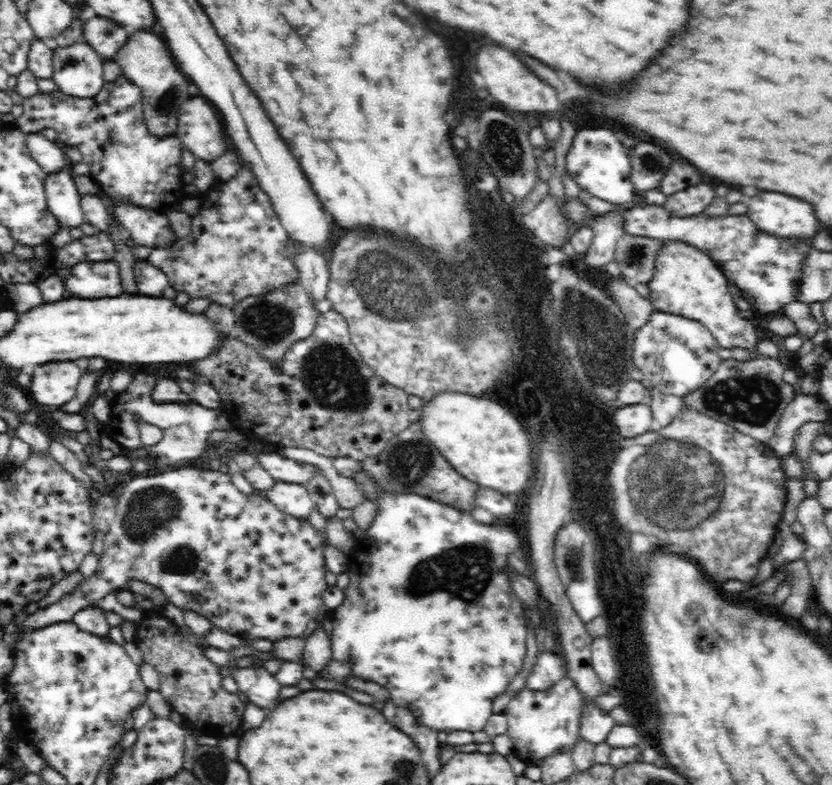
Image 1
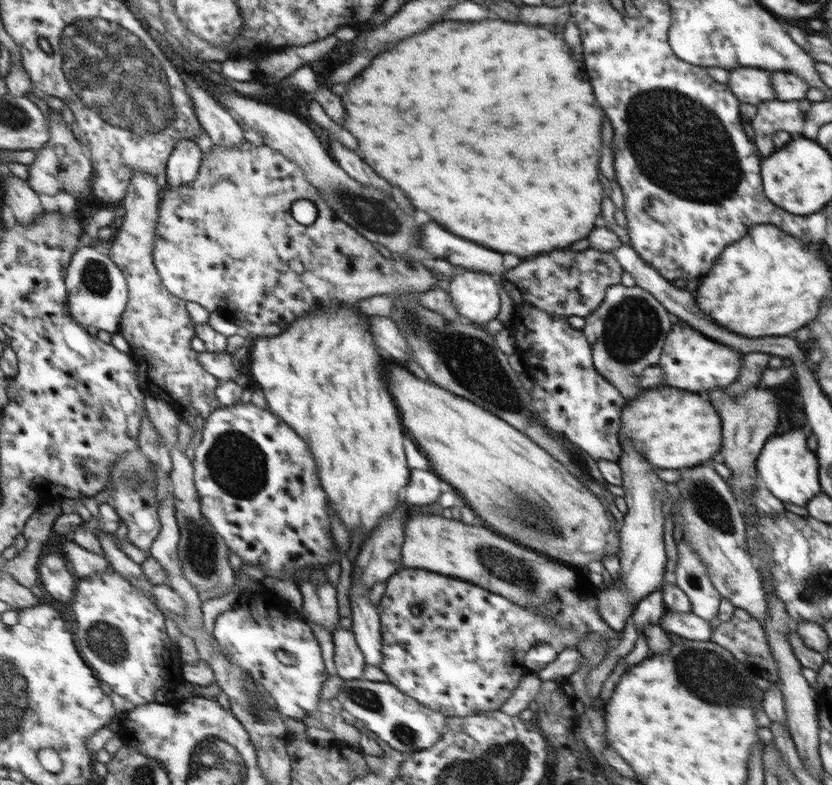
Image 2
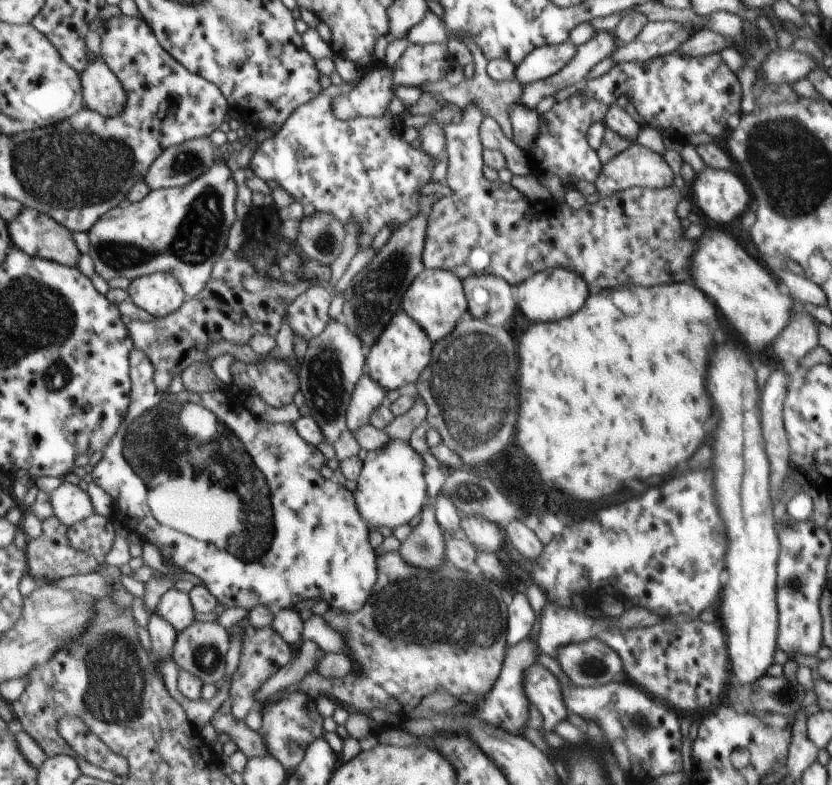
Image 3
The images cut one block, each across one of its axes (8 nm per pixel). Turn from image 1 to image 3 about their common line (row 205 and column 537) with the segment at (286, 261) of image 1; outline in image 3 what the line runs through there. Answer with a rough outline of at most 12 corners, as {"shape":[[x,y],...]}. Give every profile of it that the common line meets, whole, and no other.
{"shape":[[472,102],[443,130],[452,194],[422,262],[595,294],[692,282],[682,192],[632,187],[550,213],[488,180]]}

